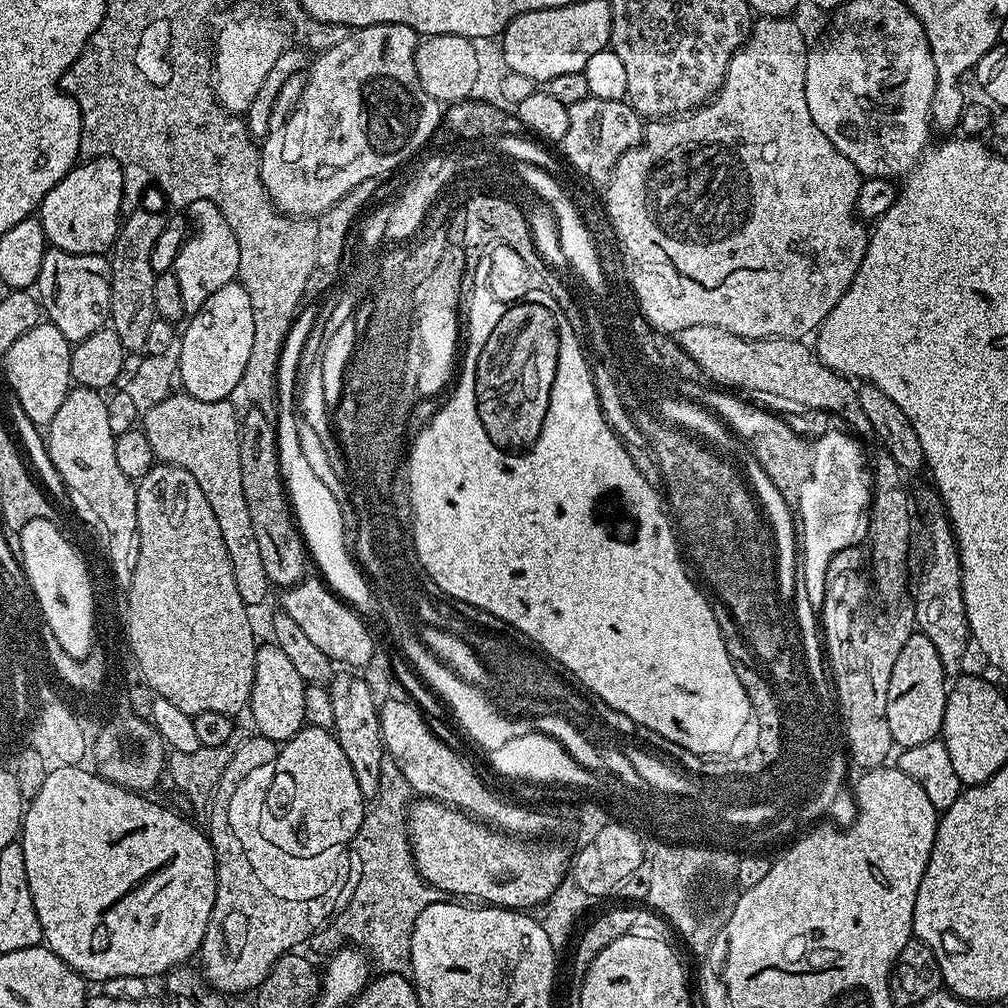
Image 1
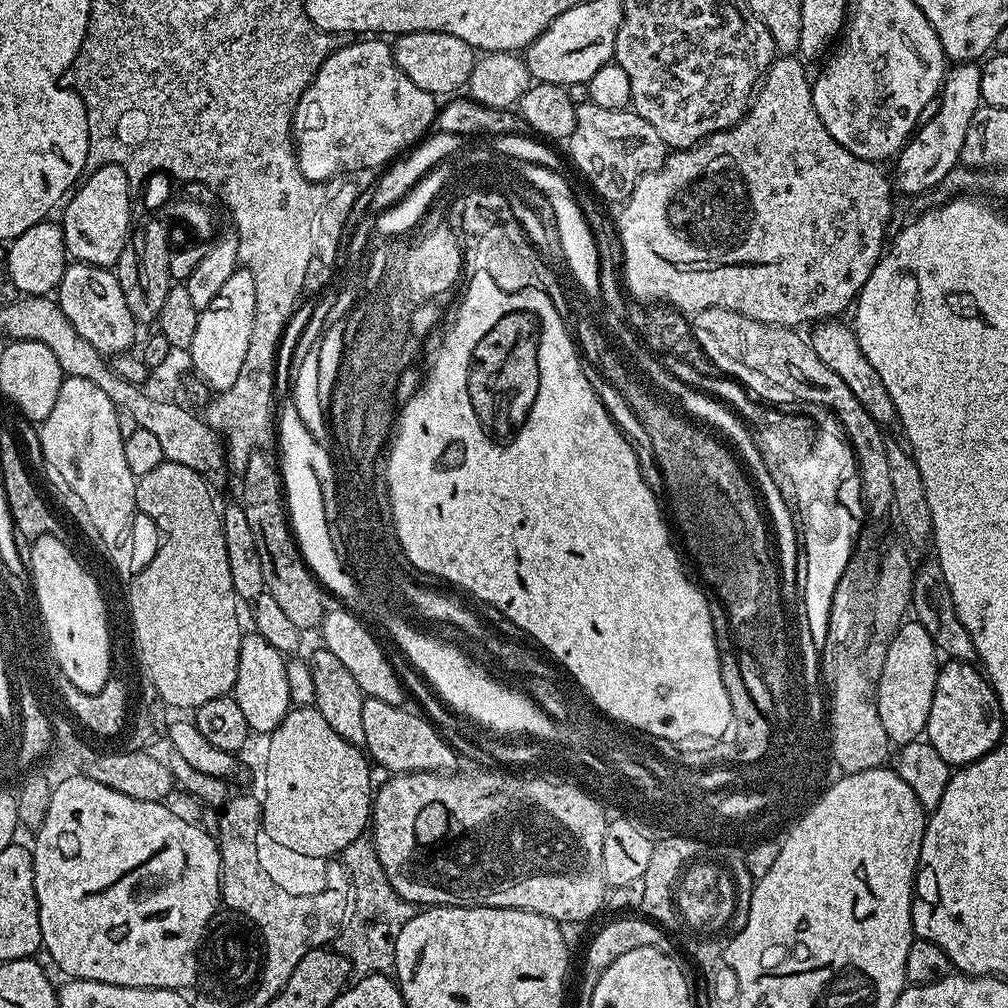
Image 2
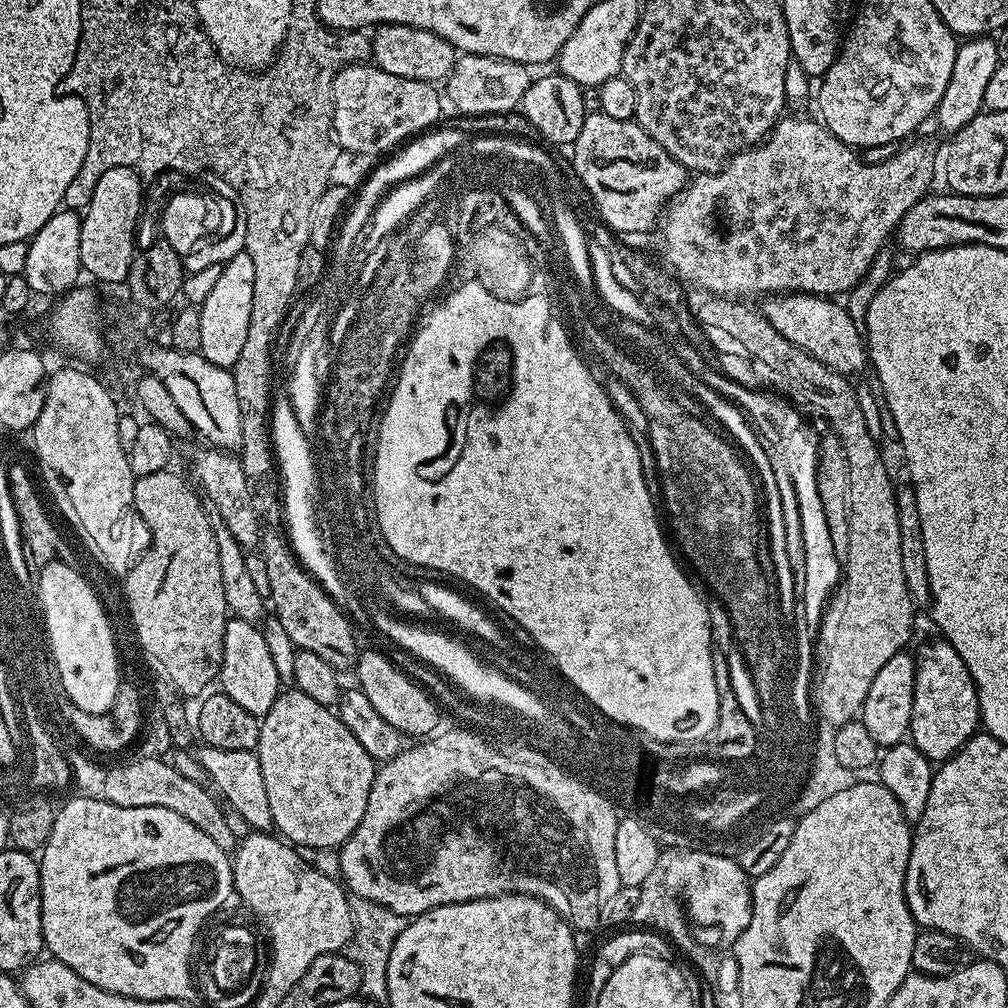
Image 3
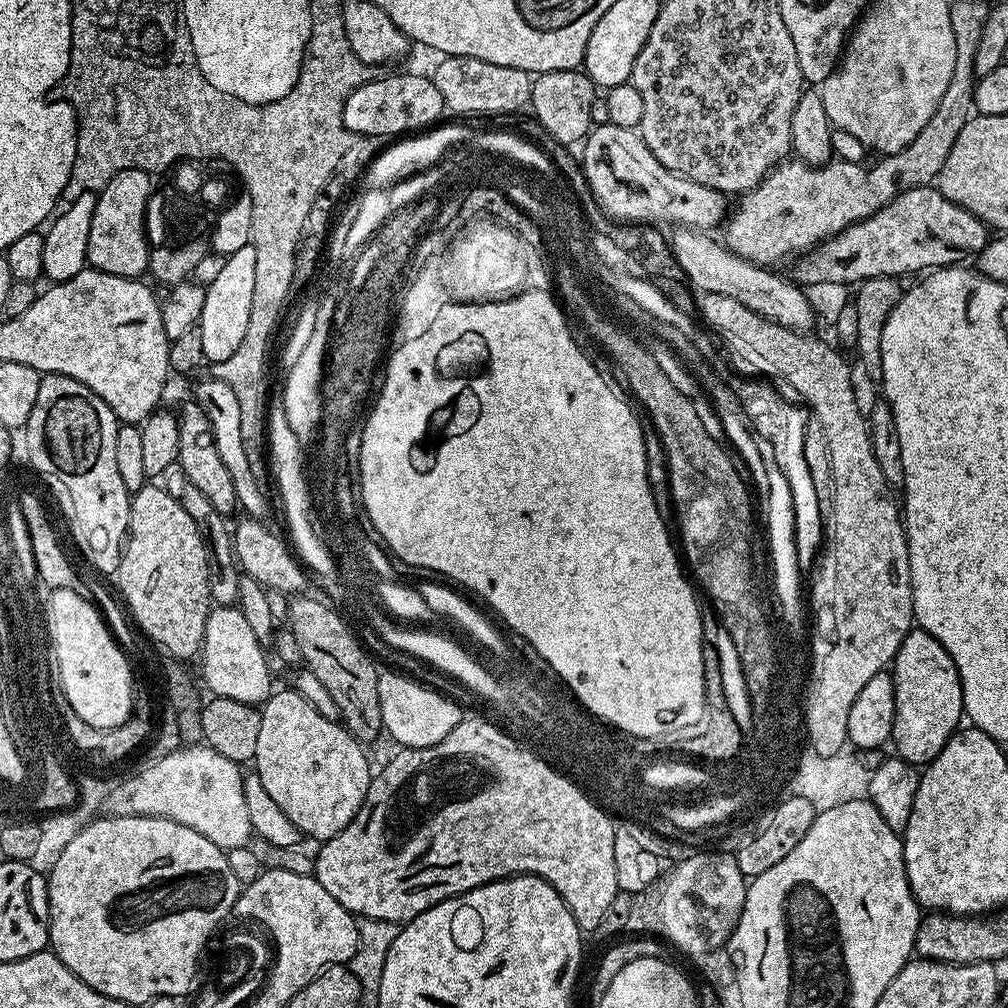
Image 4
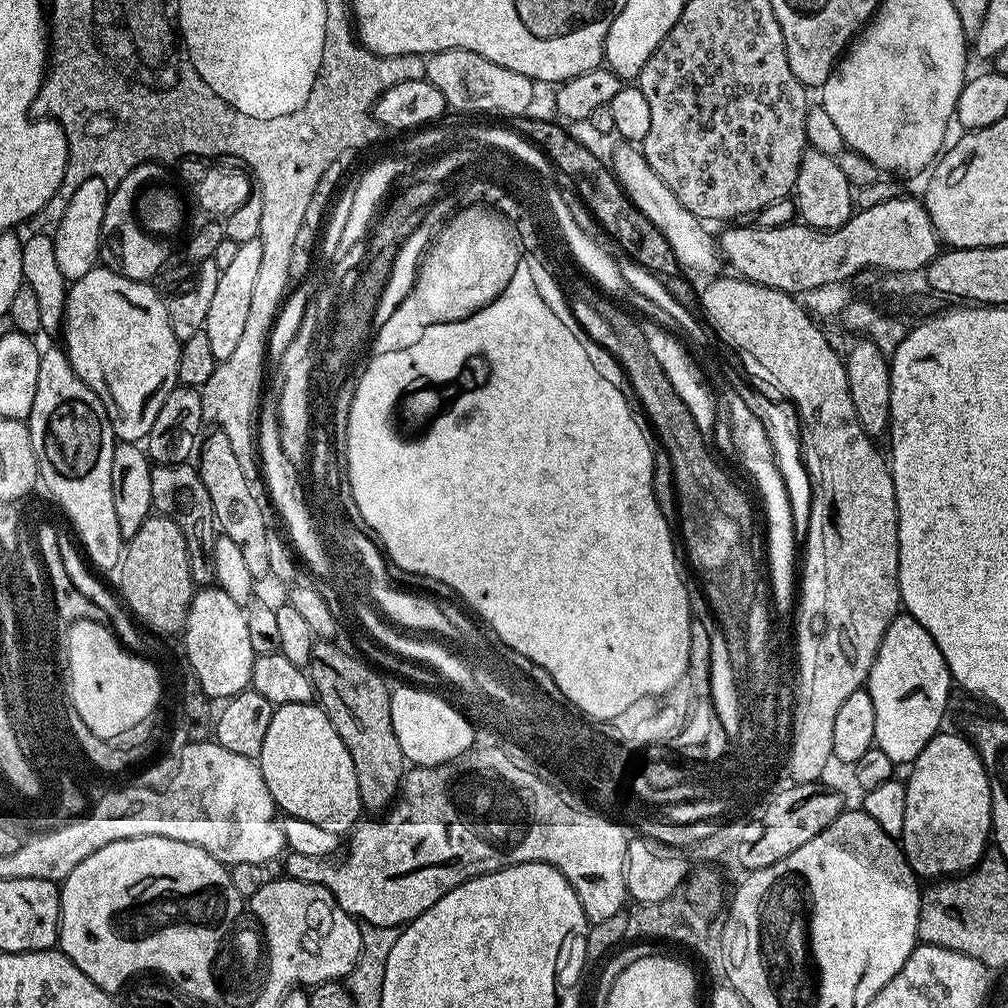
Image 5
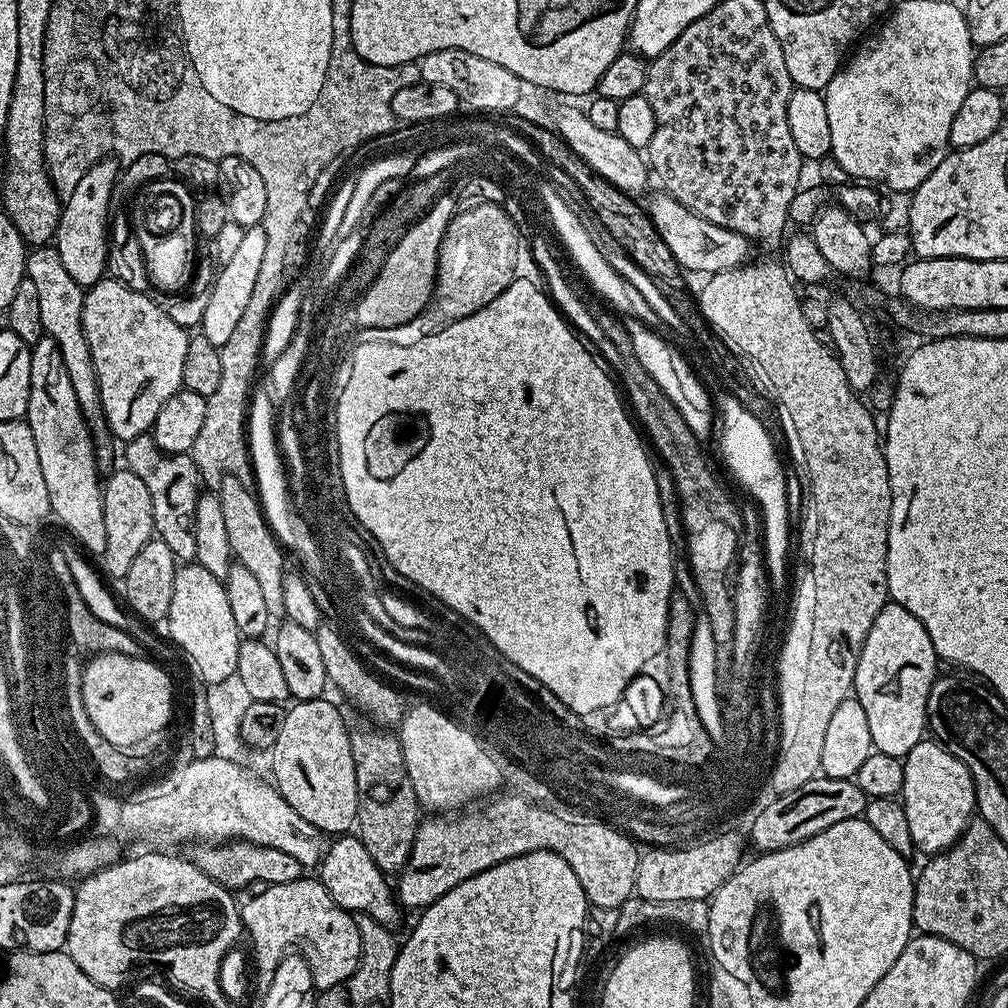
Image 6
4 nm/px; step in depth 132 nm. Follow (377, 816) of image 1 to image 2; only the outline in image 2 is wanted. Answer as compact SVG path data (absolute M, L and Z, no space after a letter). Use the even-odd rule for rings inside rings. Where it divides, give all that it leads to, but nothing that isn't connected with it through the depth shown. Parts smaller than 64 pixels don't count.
M367 835L359 836L344 848L342 863L348 873L350 911L334 941L335 951L341 952L360 976L375 972L391 973L396 967L398 934L402 934L402 926L416 916L417 905L395 892L379 861L373 841Z

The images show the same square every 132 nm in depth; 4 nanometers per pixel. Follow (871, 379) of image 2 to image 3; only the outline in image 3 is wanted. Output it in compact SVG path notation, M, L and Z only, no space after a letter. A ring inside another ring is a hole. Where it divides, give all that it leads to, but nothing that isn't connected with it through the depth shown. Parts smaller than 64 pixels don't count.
M785 292L773 295L765 303L768 305L762 308L762 314L766 322L770 322L770 326L774 326L778 334L782 334L782 338L786 338L786 342L798 346L806 354L810 354L815 360L825 364L827 368L834 369L841 376L852 378L855 377L855 372L862 371L869 363L868 349L857 317L855 320L842 305L836 303L840 302L827 296L811 296L808 292Z

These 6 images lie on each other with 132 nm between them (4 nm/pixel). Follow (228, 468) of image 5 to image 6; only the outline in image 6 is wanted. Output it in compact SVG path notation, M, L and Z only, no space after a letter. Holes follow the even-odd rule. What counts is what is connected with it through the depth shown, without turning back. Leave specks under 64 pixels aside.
M224 476L218 489L218 497L222 506L223 517L226 518L226 531L229 544L232 547L233 557L246 566L246 570L251 570L254 578L259 582L266 601L266 610L274 618L284 616L284 606L282 604L282 582L286 565L284 565L285 549L281 541L276 540L272 533L272 528L268 525L268 520L264 517L264 512L260 509L260 504L256 501L255 491L252 488L242 486L238 478Z

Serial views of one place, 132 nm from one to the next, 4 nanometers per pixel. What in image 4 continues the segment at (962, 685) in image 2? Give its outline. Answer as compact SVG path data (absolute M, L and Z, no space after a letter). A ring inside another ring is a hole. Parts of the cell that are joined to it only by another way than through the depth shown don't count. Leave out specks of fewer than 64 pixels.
M919 626L906 634L890 671L896 703L891 738L891 743L896 744L895 755L911 764L926 766L961 727L964 695L960 675L948 651Z

